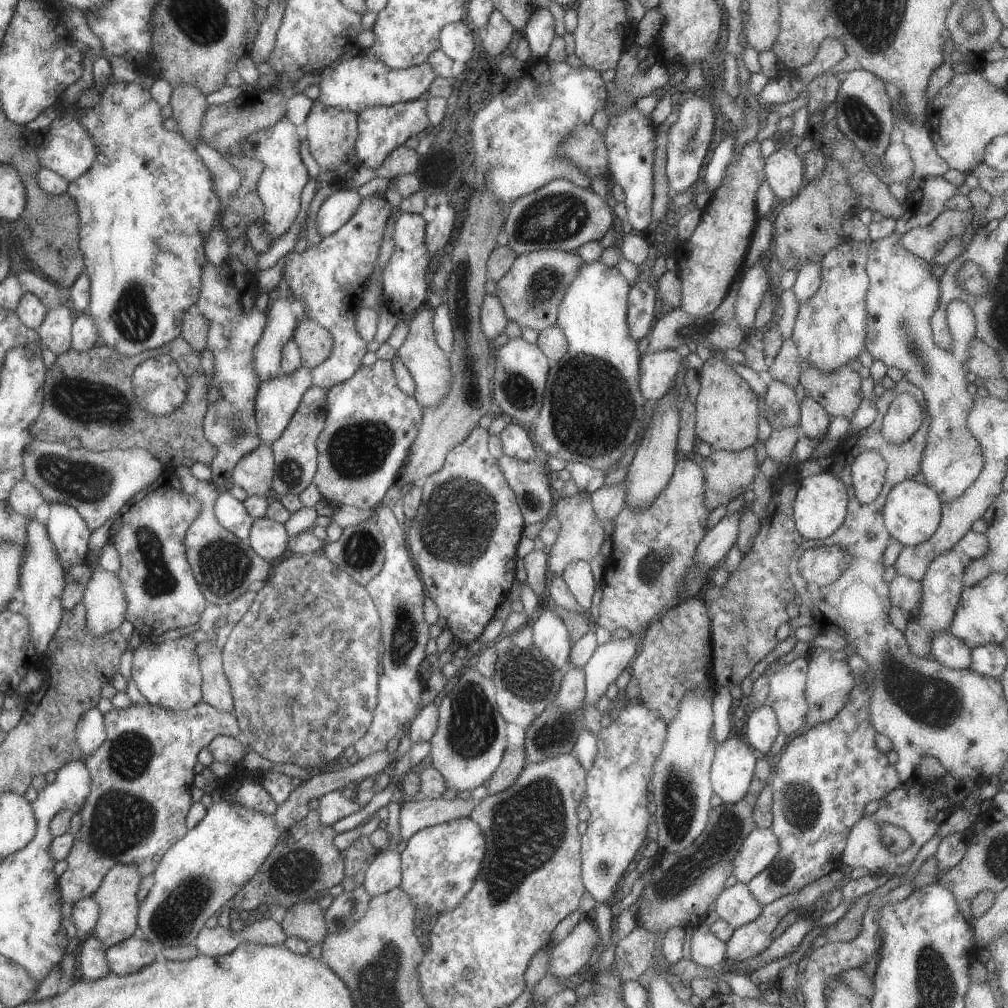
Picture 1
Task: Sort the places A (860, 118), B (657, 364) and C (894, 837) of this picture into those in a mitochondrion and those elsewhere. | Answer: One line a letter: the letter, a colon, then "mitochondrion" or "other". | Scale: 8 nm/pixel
A: mitochondrion
B: other
C: other

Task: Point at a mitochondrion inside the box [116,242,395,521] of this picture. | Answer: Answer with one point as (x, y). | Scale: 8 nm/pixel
(290, 471)

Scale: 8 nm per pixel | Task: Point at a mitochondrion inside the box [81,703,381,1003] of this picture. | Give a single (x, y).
(119, 823)

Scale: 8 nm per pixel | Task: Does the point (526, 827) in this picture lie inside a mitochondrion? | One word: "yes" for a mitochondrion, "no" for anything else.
yes

